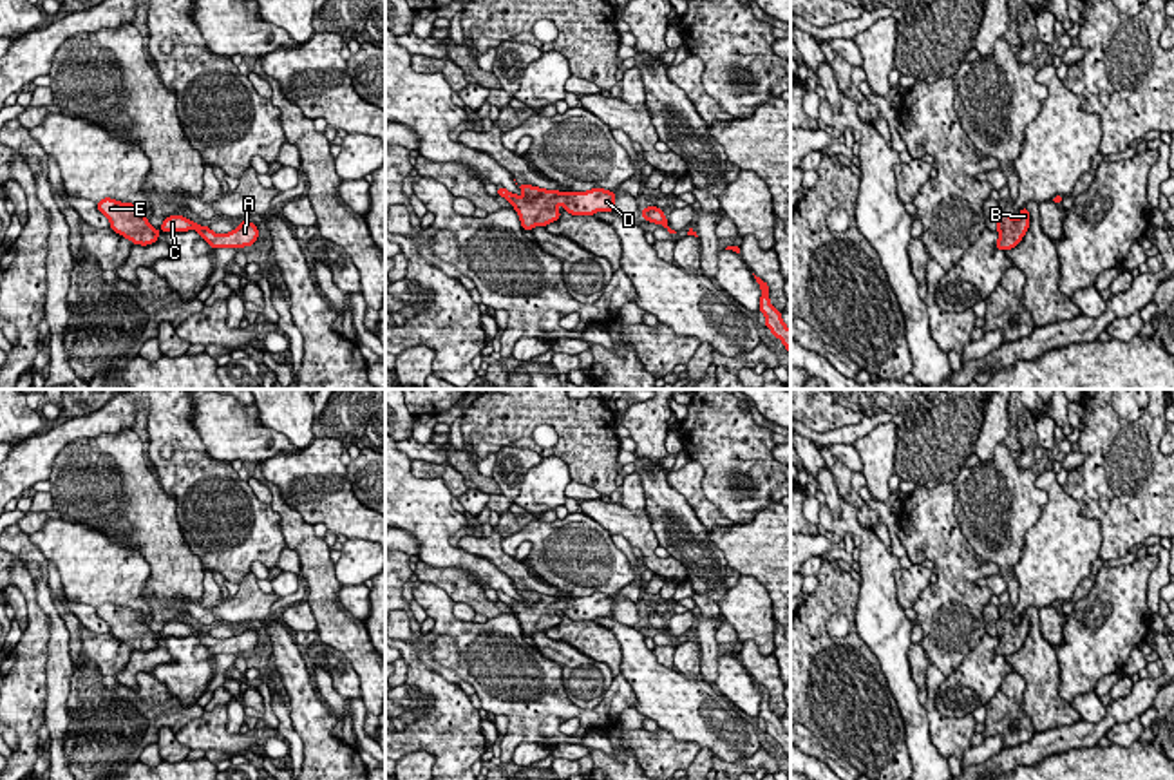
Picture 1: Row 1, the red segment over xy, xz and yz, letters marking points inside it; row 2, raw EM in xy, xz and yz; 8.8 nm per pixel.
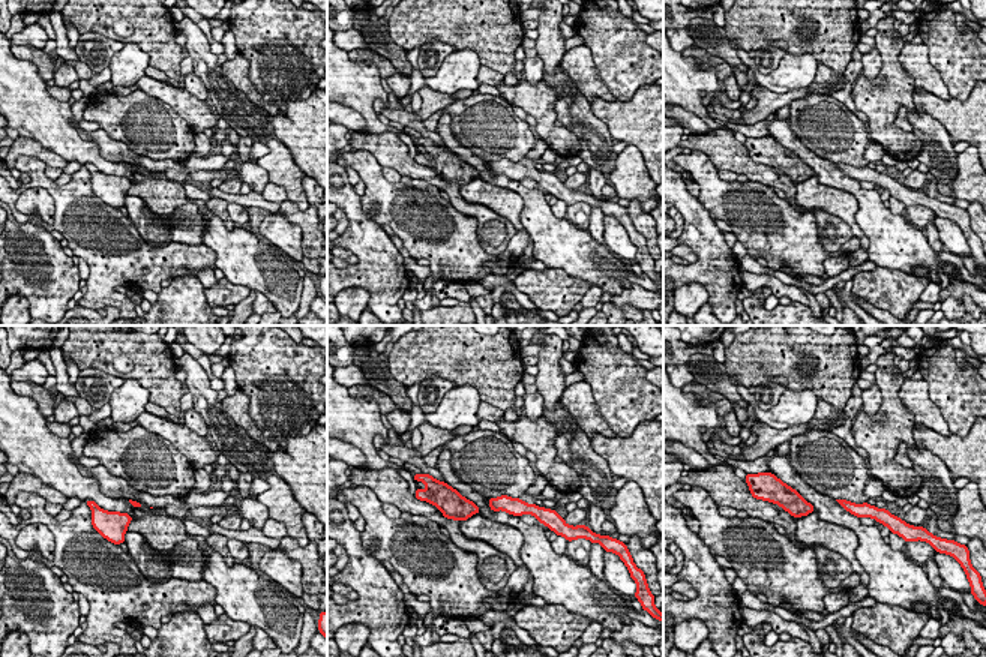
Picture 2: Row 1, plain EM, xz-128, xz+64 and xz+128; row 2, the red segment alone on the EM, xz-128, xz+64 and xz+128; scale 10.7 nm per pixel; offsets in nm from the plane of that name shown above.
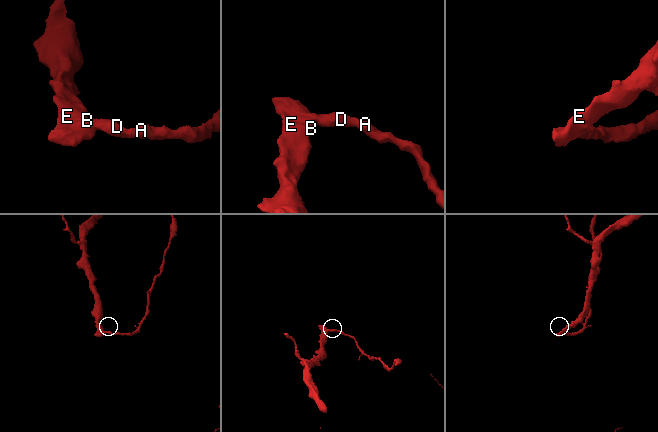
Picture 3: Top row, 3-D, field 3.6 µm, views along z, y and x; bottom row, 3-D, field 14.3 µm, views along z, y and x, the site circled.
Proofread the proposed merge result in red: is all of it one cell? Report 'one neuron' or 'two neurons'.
one neuron

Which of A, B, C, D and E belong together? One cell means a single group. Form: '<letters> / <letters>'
A B C D E

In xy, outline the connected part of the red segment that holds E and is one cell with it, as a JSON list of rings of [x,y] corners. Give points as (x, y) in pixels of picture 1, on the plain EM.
[[[105,603],[96,610],[98,615],[110,626],[110,633],[116,639],[141,652],[154,650],[161,635],[165,639],[197,635],[213,655],[253,652],[253,648],[259,644],[257,630],[248,626],[239,628],[233,637],[219,641],[208,632],[195,630],[194,626],[175,619],[165,623],[161,633],[156,635],[145,623],[145,615],[141,612],[110,603]]]

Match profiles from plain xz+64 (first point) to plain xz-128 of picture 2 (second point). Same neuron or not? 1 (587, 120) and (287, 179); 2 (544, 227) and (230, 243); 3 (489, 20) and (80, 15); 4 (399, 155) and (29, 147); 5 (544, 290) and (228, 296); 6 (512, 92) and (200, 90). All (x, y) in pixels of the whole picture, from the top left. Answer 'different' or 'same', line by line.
1: different
2: same
3: same
4: same
5: same
6: different

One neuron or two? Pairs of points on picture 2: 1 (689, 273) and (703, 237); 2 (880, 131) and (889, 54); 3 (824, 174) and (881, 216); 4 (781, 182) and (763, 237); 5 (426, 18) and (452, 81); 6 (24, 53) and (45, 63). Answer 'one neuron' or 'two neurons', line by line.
1: one neuron
2: one neuron
3: one neuron
4: two neurons
5: two neurons
6: one neuron

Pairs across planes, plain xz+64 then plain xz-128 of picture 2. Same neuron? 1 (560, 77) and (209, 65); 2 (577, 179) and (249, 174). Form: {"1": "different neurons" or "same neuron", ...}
{"1": "same neuron", "2": "different neurons"}

